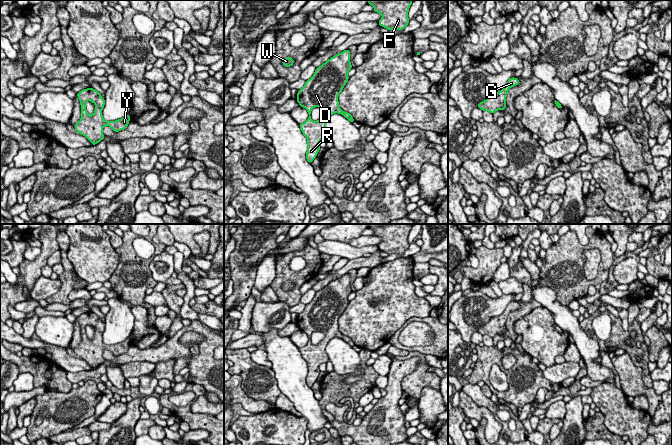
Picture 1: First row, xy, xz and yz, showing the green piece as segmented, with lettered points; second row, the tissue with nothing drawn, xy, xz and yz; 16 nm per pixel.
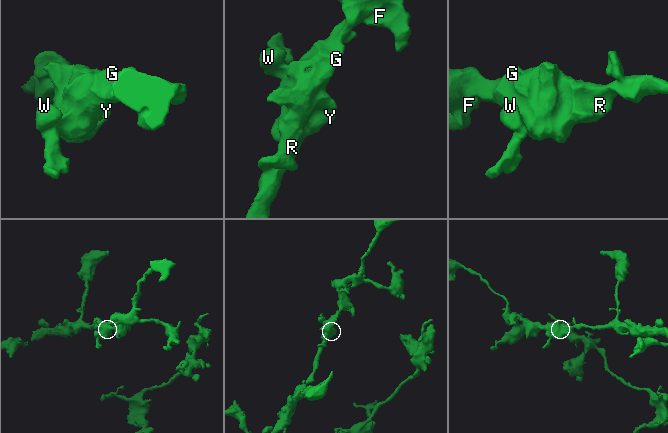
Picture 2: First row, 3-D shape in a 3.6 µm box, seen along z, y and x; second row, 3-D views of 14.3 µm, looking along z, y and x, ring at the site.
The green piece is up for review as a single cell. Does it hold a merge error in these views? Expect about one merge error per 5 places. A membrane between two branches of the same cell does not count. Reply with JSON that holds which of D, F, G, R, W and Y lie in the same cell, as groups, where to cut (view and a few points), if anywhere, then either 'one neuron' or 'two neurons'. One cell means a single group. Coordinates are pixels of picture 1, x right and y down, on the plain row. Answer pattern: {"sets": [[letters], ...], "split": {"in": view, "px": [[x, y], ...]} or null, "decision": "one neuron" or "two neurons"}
{"sets": [["D", "F", "G", "R", "W", "Y"]], "split": null, "decision": "one neuron"}

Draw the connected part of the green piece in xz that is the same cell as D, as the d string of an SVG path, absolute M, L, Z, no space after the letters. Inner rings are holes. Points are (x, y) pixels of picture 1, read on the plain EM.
M348 273L332 280L317 291L313 300L298 314L296 324L309 338L308 343L299 348L307 363L306 383L309 387L317 381L321 372L319 366L329 361L326 346L331 339L338 337L351 347L354 346L352 339L339 331L338 325L338 319L349 304L348 296L352 293L350 281ZM315 331L325 334L324 339L317 345L311 343L311 334Z

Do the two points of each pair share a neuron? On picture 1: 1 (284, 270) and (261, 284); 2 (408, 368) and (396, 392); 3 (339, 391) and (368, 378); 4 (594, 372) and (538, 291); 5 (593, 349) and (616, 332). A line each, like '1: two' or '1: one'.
1: two
2: one
3: one
4: one
5: two

